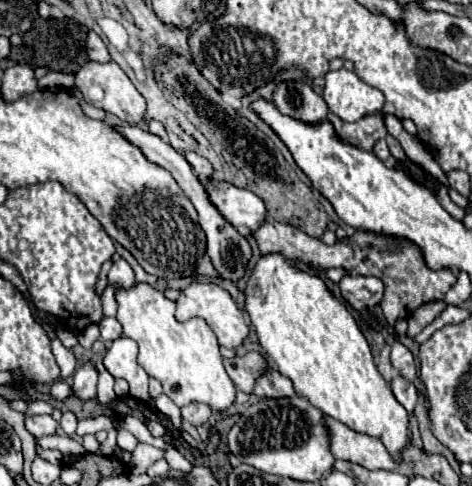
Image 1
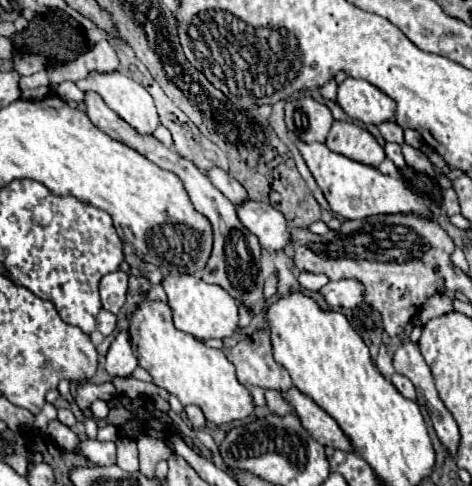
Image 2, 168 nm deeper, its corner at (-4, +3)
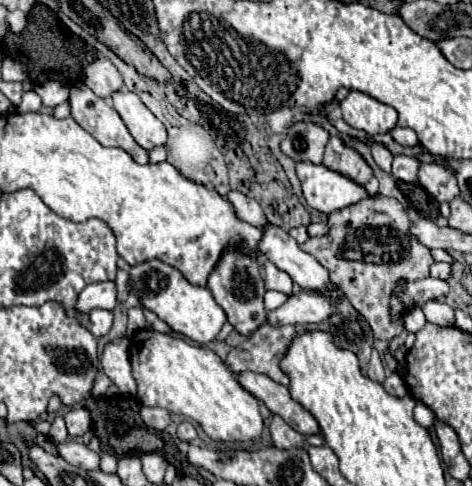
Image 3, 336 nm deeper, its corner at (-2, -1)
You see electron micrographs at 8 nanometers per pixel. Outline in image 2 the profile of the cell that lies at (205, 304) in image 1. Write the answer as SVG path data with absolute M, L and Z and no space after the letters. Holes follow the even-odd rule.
M169 275L163 281L167 301L173 309L173 321L179 331L191 333L197 339L227 339L239 329L237 301L219 285L205 283L193 275Z

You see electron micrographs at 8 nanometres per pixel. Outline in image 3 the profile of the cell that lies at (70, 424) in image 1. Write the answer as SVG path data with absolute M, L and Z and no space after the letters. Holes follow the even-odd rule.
M57 415L57 417L53 419L51 431L49 431L49 439L51 439L51 443L59 445L59 443L63 443L67 437L69 437L69 435L67 435L67 427L65 427L65 421L63 421L63 417L59 417L59 415Z

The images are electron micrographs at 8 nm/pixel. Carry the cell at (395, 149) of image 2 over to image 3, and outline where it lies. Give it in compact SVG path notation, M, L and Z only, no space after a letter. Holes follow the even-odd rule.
M395 155L393 159L393 177L405 183L415 183L417 173L419 173L421 161L417 157L407 157L407 155Z

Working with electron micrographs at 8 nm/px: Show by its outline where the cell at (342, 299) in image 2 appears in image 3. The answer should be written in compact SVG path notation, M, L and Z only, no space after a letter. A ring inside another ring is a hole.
M303 291L291 295L281 307L267 313L267 323L273 327L297 325L297 323L319 323L331 315L331 297L315 291Z

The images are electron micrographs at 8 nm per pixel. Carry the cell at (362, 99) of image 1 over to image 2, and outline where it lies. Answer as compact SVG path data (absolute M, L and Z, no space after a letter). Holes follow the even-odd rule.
M347 77L337 87L337 103L355 121L379 125L395 115L395 101L363 79Z

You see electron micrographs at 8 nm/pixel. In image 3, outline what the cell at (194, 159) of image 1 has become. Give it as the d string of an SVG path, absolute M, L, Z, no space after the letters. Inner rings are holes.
M231 191L231 193L227 193L227 199L231 201L231 205L235 207L235 213L237 213L237 217L239 219L243 219L243 221L247 221L247 223L251 223L251 225L255 225L255 227L267 227L269 223L267 223L267 217L265 217L265 213L263 213L263 209L259 207L259 203L255 201L255 199L249 199L249 197L245 197L245 195L241 195L239 191Z

